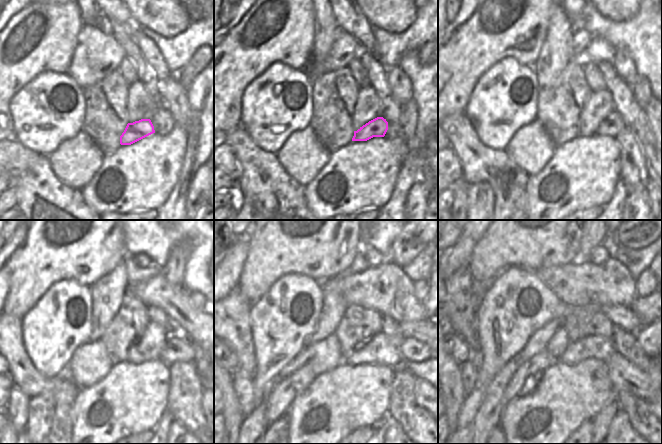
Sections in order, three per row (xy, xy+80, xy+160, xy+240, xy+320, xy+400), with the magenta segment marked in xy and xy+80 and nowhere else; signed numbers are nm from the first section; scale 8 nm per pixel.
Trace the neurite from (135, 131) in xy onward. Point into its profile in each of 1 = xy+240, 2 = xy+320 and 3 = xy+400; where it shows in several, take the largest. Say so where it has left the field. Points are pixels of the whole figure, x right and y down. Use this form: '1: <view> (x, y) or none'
1: xy+240 (178, 347)
2: xy+320 (411, 349)
3: xy+400 (641, 336)

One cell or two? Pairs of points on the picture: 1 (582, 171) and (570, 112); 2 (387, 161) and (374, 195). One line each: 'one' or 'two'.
1: two
2: one

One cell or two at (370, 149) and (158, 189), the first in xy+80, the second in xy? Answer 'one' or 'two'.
one

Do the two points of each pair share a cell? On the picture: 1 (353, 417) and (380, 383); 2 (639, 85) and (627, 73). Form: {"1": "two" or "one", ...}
{"1": "one", "2": "two"}

